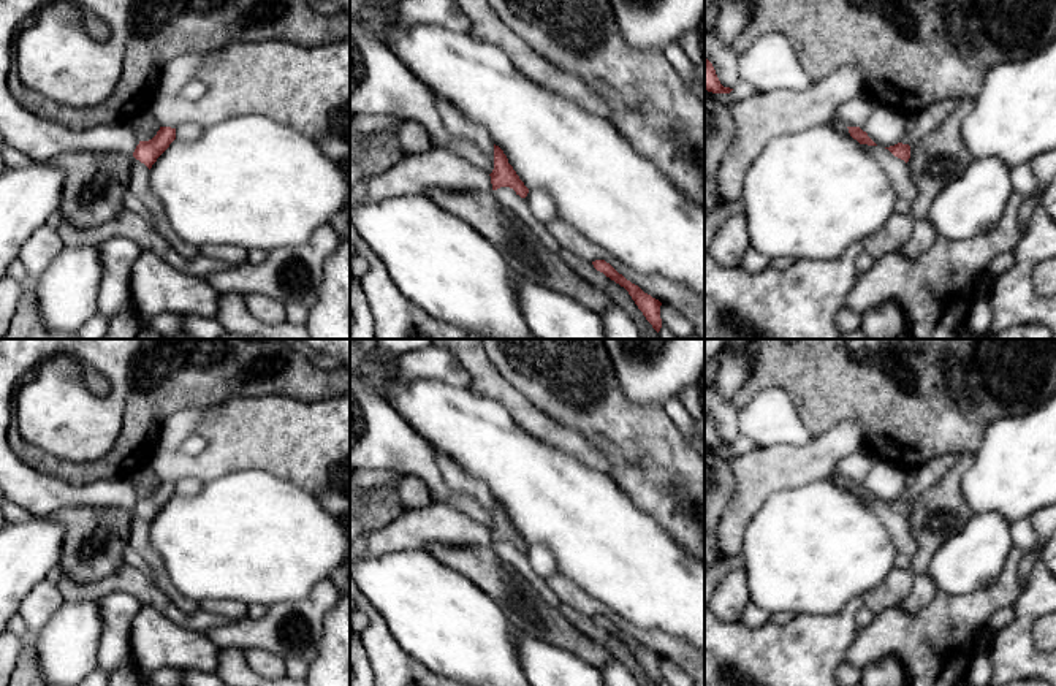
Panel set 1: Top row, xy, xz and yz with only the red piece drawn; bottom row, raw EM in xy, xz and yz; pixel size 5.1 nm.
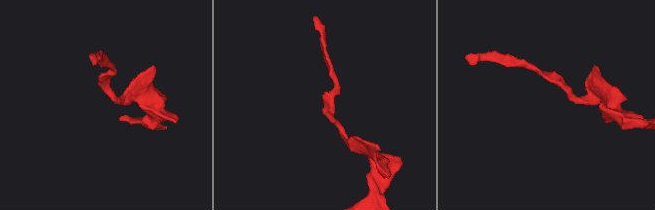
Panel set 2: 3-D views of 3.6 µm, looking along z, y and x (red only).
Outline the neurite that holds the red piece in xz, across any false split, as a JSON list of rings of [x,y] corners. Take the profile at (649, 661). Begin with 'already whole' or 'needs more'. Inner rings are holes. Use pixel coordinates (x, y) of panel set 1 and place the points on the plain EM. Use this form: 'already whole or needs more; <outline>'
already whole; [[[595,615],[592,616],[594,623],[600,627],[603,627],[606,632],[624,642],[638,664],[643,667],[646,675],[652,680],[655,686],[660,686],[662,683],[662,673],[660,673],[660,661],[662,657],[651,650],[644,648],[638,640],[627,635],[622,629],[619,629],[610,618],[605,615]]]

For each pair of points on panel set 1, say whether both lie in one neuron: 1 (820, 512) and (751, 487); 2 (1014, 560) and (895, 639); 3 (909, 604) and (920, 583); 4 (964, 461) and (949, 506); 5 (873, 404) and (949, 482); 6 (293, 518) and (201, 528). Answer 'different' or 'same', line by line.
1: different
2: same
3: same
4: same
5: different
6: same

